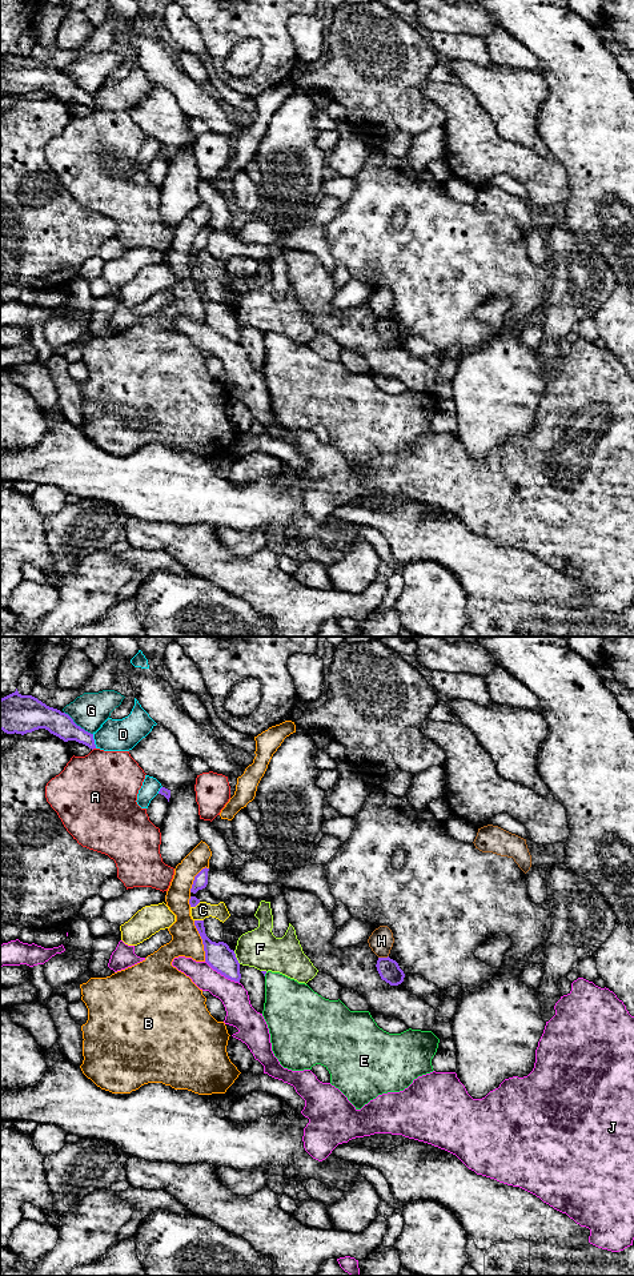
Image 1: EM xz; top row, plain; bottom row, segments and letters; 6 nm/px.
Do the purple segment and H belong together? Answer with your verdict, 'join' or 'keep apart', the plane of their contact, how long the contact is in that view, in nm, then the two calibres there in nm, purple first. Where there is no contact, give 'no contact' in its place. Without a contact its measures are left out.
keep apart | xz | 70 nm | 130/150 nm

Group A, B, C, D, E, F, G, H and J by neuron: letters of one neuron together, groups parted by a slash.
A / B / C / D / E / F / G / H / J

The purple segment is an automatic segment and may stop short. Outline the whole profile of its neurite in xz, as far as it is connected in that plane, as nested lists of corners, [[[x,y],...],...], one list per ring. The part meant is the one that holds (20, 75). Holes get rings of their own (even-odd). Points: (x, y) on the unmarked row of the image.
[[[15,53],[0,60],[0,91],[7,95],[27,95],[45,89],[64,103],[76,101],[96,109],[93,95],[77,87],[57,69],[49,68],[32,56]]]

